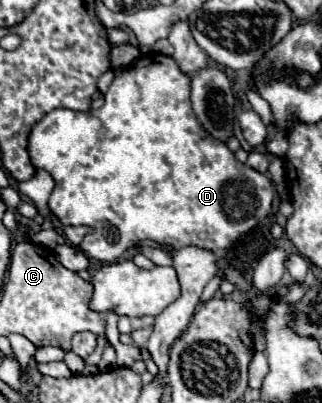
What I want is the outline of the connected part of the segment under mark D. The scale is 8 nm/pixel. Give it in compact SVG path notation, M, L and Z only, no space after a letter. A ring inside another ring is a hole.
M145 53L141 55L137 61L133 61L129 67L123 69L123 73L115 75L113 83L109 85L109 91L105 93L105 103L101 109L97 111L71 111L71 109L55 109L49 111L47 115L43 115L43 119L31 129L29 135L29 155L31 155L31 163L35 165L35 169L45 169L53 181L55 181L55 189L51 191L49 197L49 209L51 213L63 223L63 225L87 225L91 227L91 233L87 233L81 241L81 251L91 255L97 261L103 263L113 263L115 259L119 259L123 255L125 249L129 249L131 245L135 245L141 239L151 239L159 245L169 245L173 249L181 249L187 245L197 245L197 247L205 247L205 249L227 249L229 245L233 245L243 233L251 231L257 225L257 207L259 207L259 183L265 183L265 175L257 173L255 169L243 165L241 161L237 161L237 157L233 155L233 151L229 151L227 145L217 143L215 139L211 139L211 135L207 135L207 131L203 131L203 127L199 125L199 121L193 115L191 109L191 101L189 101L189 93L191 93L191 79L177 67L177 63L169 57L169 55L161 55L161 53ZM103 223L111 223L113 227L117 227L119 231L119 239L117 241L107 241L105 239L105 231L103 231Z

